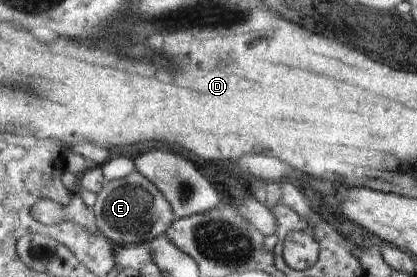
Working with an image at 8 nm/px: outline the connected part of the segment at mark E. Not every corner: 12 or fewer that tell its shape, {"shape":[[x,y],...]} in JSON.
{"shape":[[137,170],[92,208],[115,247],[164,234],[172,205]]}

